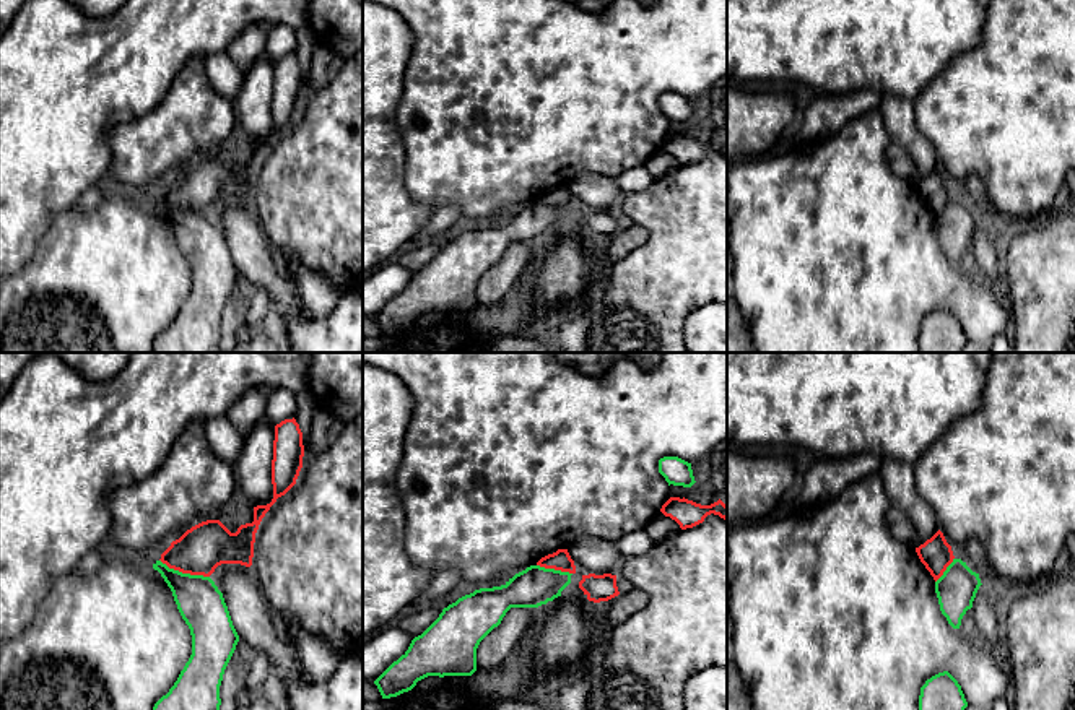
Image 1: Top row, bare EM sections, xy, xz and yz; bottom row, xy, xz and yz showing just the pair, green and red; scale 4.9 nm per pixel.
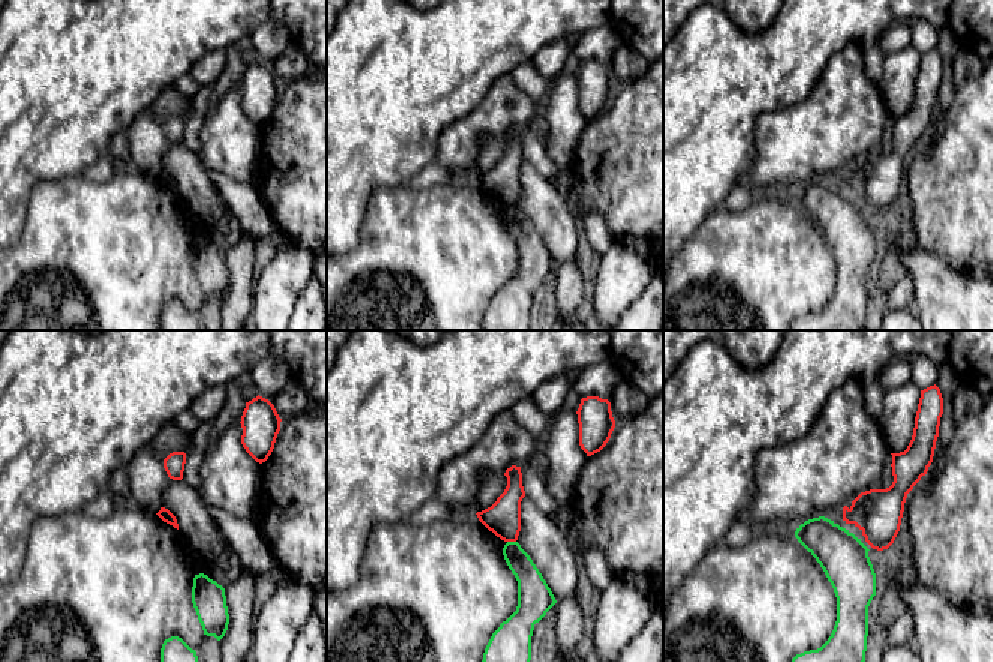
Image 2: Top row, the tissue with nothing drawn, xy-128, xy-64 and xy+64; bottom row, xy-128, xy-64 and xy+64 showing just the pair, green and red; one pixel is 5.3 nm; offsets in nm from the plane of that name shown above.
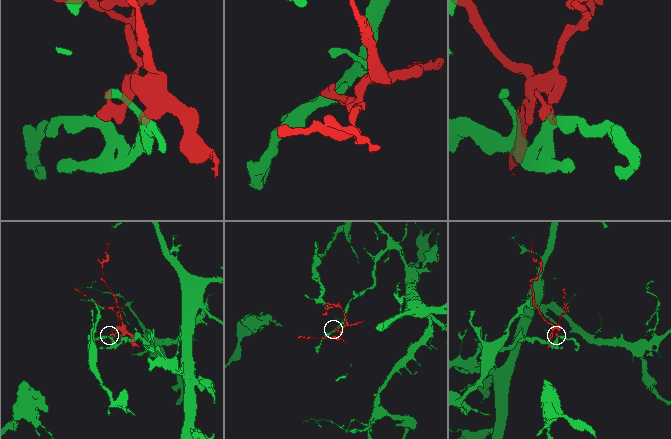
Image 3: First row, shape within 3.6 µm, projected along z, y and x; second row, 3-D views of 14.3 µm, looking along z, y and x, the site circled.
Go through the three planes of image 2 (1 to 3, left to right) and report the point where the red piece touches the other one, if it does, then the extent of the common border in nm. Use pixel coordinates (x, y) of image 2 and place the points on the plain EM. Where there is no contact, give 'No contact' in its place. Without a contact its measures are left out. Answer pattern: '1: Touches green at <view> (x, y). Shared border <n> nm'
1: No contact
2: Touches green at xy-64 (512, 206). Shared border 50 nm
3: No contact

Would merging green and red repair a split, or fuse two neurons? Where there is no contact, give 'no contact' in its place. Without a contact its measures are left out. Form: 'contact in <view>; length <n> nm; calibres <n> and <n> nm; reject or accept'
contact in xy; length 260 nm; calibres 220 and 240 nm; reject

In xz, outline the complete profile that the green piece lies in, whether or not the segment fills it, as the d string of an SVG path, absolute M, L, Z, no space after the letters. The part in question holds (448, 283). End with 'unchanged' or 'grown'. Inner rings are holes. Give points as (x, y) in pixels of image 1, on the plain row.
M530 201L501 223L480 224L459 234L374 317L382 335L408 328L428 312L472 312L480 278L506 249L553 237L571 219L571 211Z; unchanged

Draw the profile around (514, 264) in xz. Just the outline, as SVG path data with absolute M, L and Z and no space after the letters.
M511 244L477 284L477 305L498 304L532 268L535 244Z

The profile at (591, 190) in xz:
M582 171L569 179L568 188L581 211L616 211L623 197L613 177Z

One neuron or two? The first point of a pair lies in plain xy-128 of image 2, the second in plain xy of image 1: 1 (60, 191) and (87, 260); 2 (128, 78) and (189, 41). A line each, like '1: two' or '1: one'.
1: one
2: one

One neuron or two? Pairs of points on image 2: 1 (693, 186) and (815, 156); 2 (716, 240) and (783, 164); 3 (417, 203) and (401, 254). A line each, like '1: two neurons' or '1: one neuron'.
1: two neurons
2: two neurons
3: one neuron

